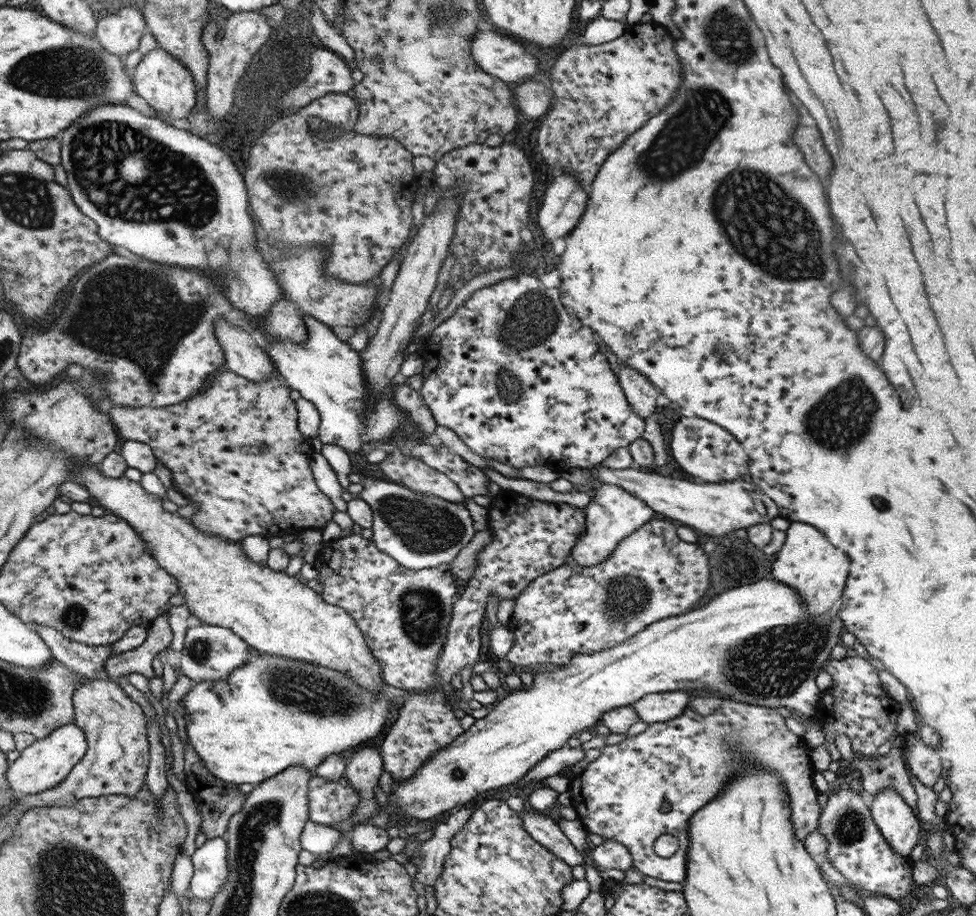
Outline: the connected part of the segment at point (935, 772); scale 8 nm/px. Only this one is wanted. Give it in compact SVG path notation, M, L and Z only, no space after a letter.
M915 732L909 738L904 747L907 770L912 772L924 786L932 788L938 782L942 769L945 768L941 762L941 755L938 754L937 748L927 746L920 739L919 732Z

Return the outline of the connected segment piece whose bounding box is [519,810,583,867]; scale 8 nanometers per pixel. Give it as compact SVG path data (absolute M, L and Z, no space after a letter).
M523 810L519 816L524 829L548 852L559 856L559 860L567 863L570 867L581 864L583 858L579 850L568 840L555 819L534 810Z

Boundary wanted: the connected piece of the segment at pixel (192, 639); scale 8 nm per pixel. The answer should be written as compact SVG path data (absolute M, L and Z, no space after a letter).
M201 625L188 629L184 639L182 658L180 658L180 674L196 682L226 679L234 667L245 664L252 654L252 648L243 641L228 628L220 626Z

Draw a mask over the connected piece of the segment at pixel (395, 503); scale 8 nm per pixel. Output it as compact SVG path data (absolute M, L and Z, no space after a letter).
M364 476L362 481L363 490L357 494L357 497L364 499L364 502L367 502L372 509L373 536L371 539L376 543L378 550L394 558L404 568L420 570L437 567L444 562L451 563L477 532L474 529L470 512L463 503L448 502L436 496L413 491L391 481Z

